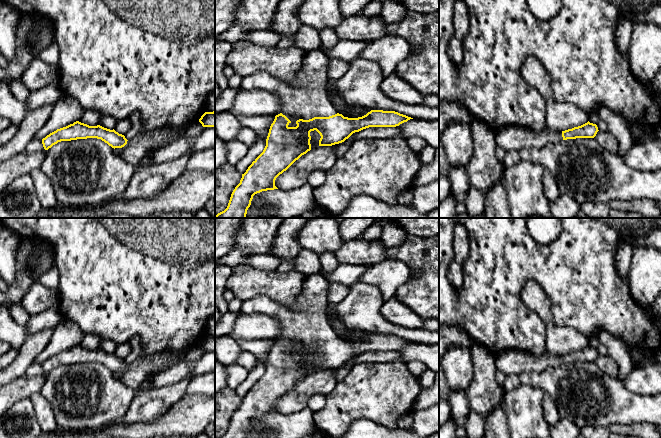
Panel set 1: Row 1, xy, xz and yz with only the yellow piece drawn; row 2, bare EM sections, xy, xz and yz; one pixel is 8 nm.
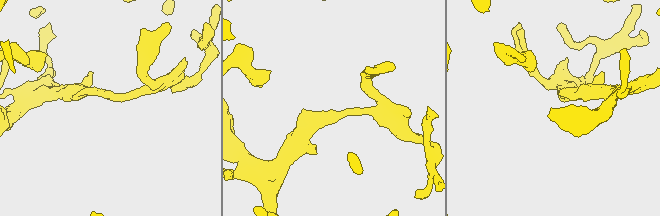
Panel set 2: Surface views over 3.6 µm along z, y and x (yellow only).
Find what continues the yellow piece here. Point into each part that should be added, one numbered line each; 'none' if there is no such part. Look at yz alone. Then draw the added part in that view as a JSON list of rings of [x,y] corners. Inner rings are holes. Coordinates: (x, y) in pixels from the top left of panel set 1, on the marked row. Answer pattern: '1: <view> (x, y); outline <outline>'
1: yz (511, 138); outline [[[509,126],[495,132],[496,144],[506,151],[519,152],[524,148],[542,148],[549,143],[563,140],[562,131],[555,131],[548,127],[539,132],[529,128]]]

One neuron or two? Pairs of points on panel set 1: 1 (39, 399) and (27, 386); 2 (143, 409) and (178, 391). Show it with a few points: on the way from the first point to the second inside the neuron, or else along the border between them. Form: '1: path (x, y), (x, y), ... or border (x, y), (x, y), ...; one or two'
1: border (39, 392), (36, 392), (29, 398); two
2: path (152, 403), (169, 395); one

